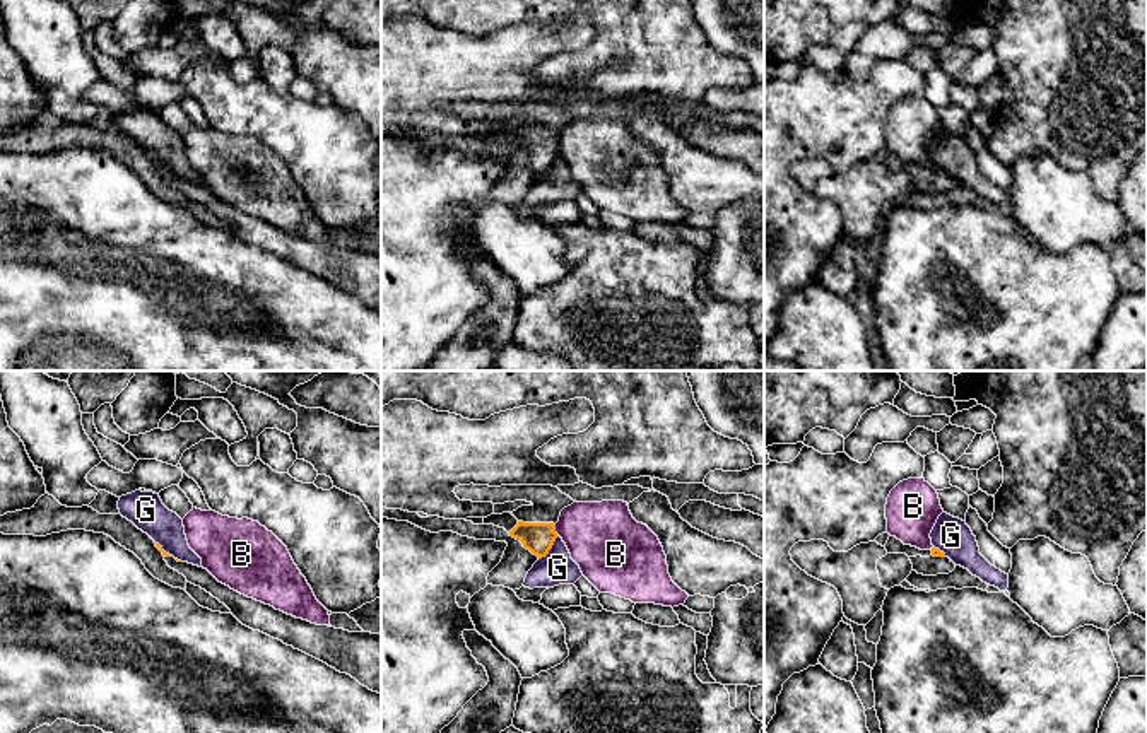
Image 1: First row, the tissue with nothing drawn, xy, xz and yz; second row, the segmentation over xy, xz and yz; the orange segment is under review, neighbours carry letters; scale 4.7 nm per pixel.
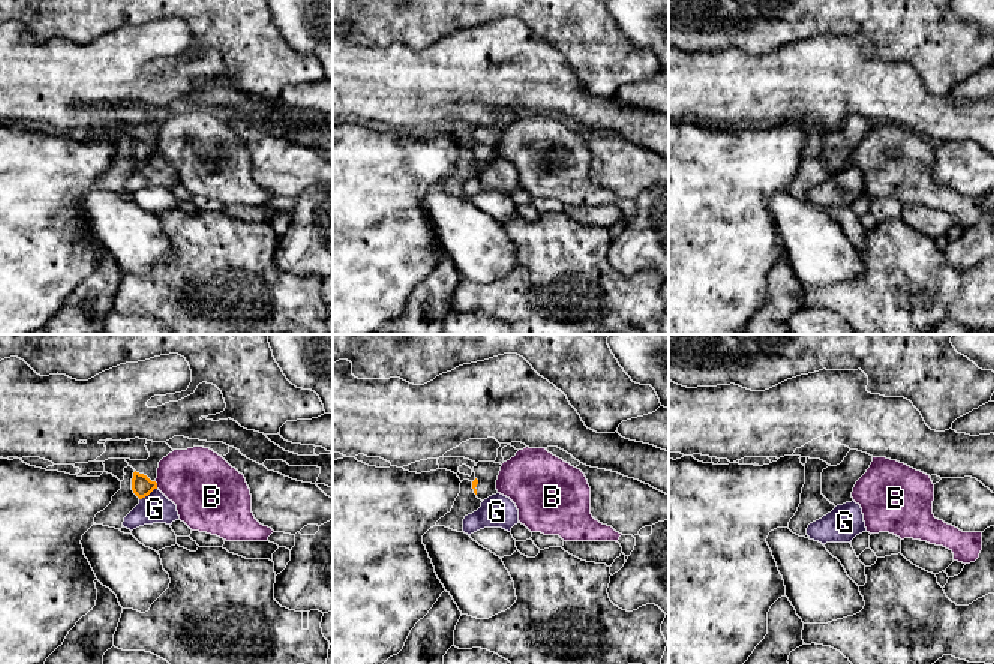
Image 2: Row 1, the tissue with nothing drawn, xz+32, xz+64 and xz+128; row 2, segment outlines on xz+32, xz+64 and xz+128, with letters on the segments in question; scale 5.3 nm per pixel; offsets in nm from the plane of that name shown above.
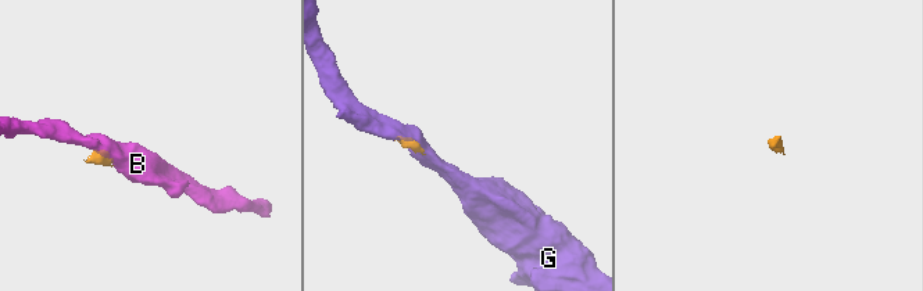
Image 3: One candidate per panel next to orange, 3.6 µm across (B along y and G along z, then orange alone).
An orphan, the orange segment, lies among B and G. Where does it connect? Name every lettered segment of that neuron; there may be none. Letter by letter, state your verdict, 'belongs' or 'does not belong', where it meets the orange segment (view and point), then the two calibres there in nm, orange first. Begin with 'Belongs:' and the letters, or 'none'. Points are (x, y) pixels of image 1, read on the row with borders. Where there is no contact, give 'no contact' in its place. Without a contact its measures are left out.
Belongs: none
B: does not belong; meets orange in xz at (554, 530); 140 nm thick on the orange side, 340 nm on the other
G: does not belong; meets orange in xz at (551, 547); 140 nm thick on the orange side, 160 nm on the other

